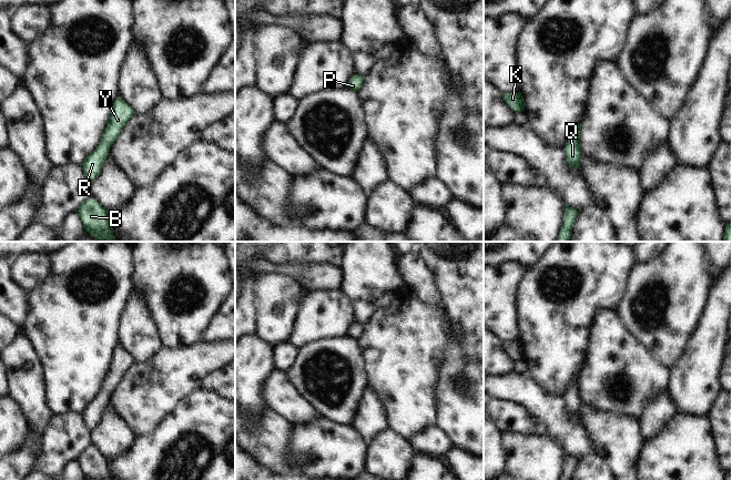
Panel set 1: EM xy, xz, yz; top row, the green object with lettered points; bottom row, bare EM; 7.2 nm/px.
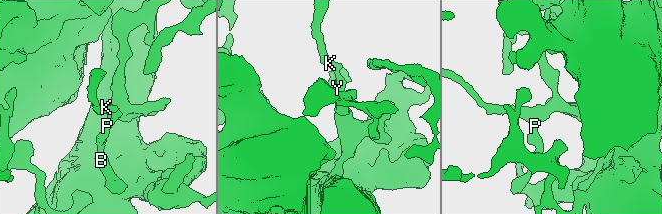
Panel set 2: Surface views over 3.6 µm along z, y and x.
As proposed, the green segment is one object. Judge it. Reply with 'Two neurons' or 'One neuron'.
One neuron

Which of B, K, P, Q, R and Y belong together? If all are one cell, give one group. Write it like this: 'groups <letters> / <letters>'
groups B K P Q R Y

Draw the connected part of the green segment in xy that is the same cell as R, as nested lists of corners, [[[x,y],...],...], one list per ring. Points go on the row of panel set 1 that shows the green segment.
[[[118,96],[113,103],[113,108],[101,142],[81,164],[85,177],[90,181],[90,183],[99,176],[102,165],[110,154],[111,145],[121,133],[123,126],[133,115],[133,109],[122,98]]]

